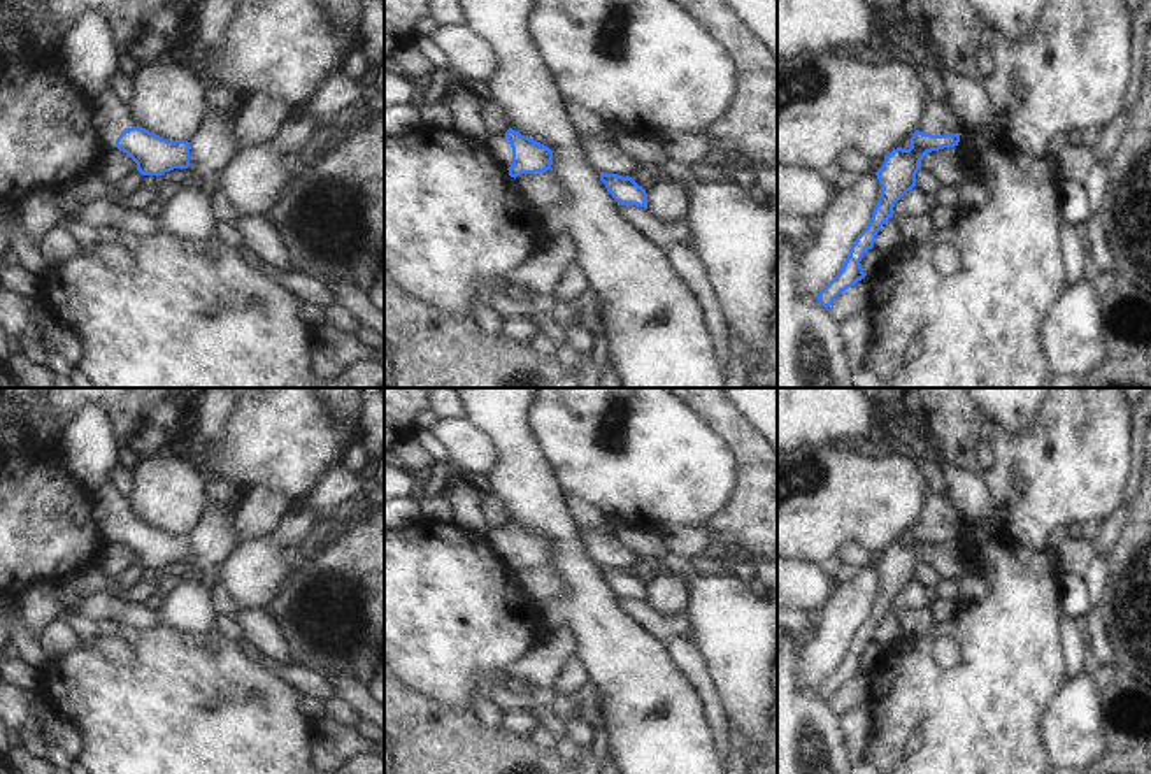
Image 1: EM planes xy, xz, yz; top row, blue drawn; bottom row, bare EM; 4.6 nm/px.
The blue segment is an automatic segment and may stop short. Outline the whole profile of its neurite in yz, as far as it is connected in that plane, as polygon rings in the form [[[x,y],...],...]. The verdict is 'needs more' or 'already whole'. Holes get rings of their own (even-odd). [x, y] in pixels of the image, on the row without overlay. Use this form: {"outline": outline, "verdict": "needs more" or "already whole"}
{"outline": [[[928,490],[921,518],[911,530],[911,541],[893,542],[884,549],[883,560],[876,565],[881,577],[881,590],[867,621],[851,639],[840,665],[818,686],[816,692],[825,702],[828,702],[842,684],[867,669],[860,655],[863,648],[874,641],[881,620],[893,611],[895,597],[916,579],[916,567],[921,562],[919,556],[923,549],[932,544],[958,539],[962,523],[963,518],[953,504]]], "verdict": "needs more"}

